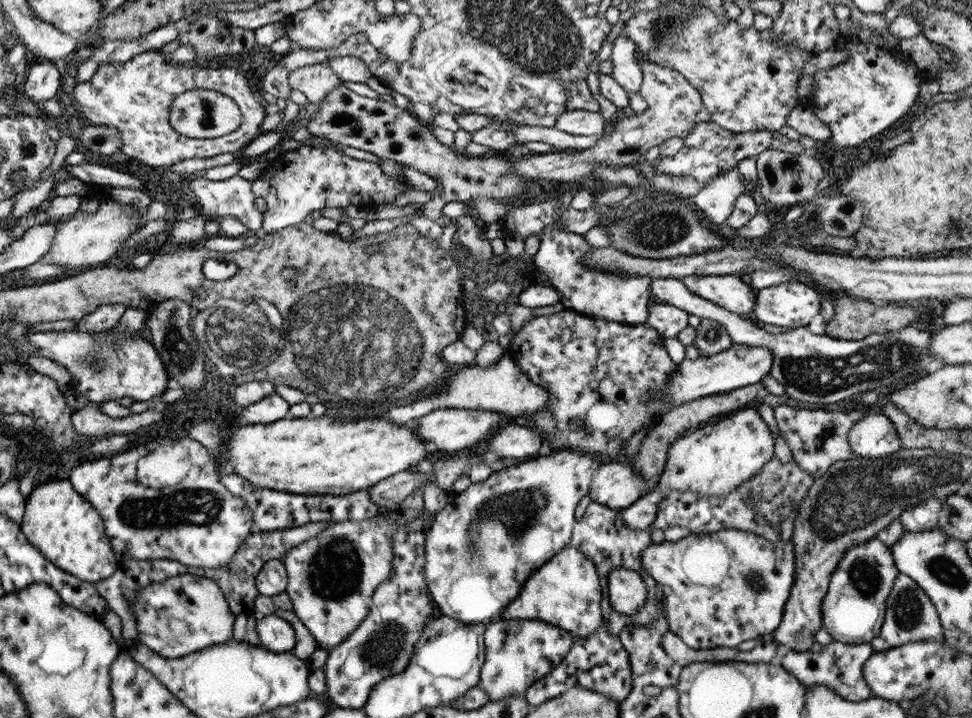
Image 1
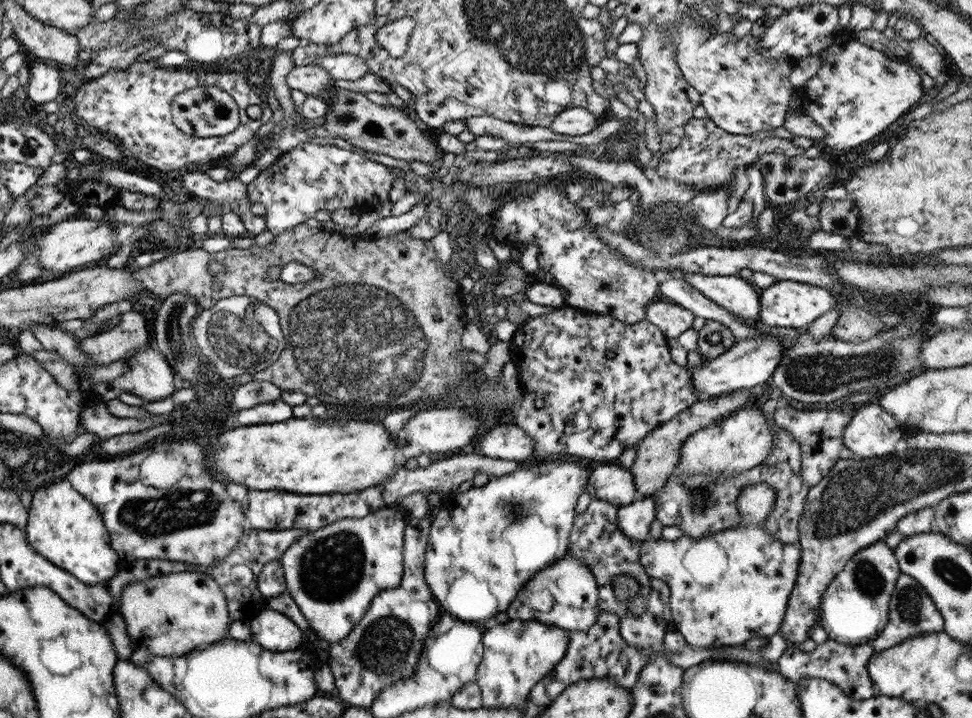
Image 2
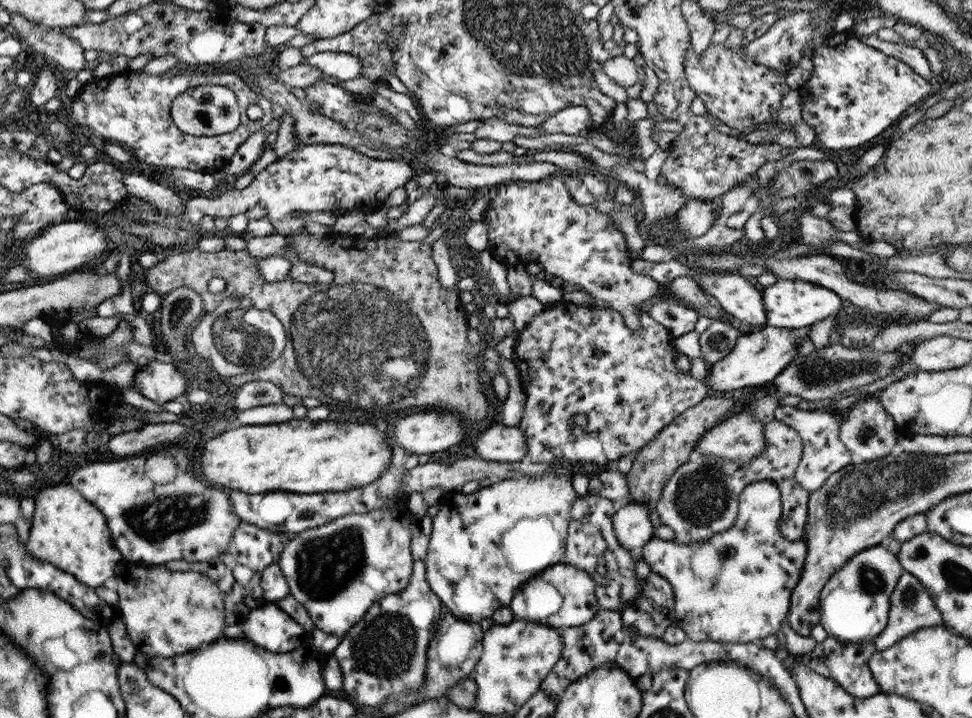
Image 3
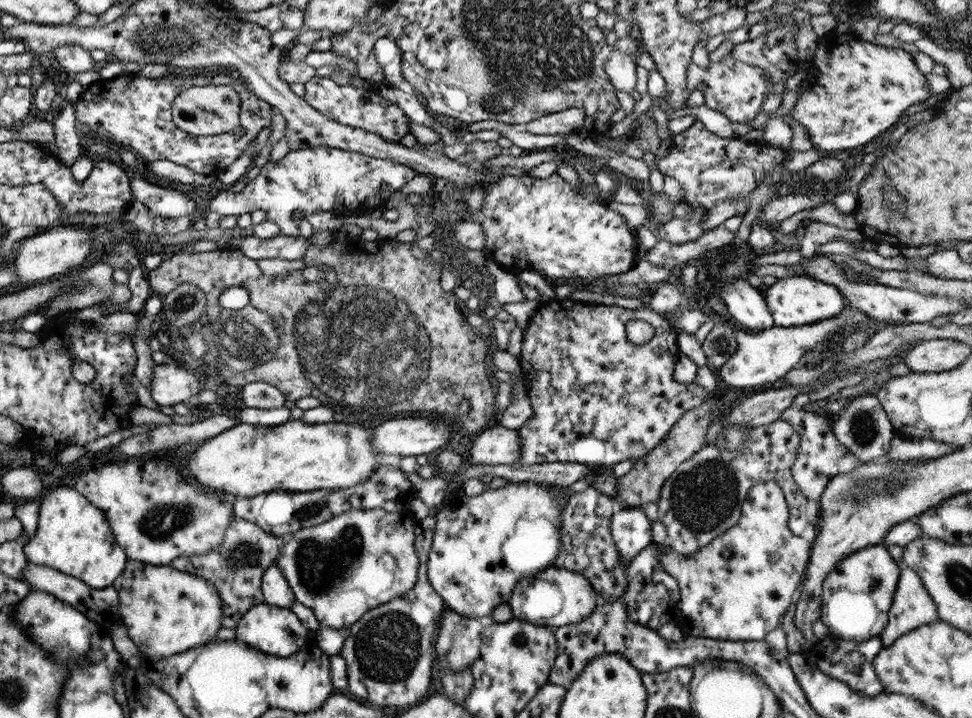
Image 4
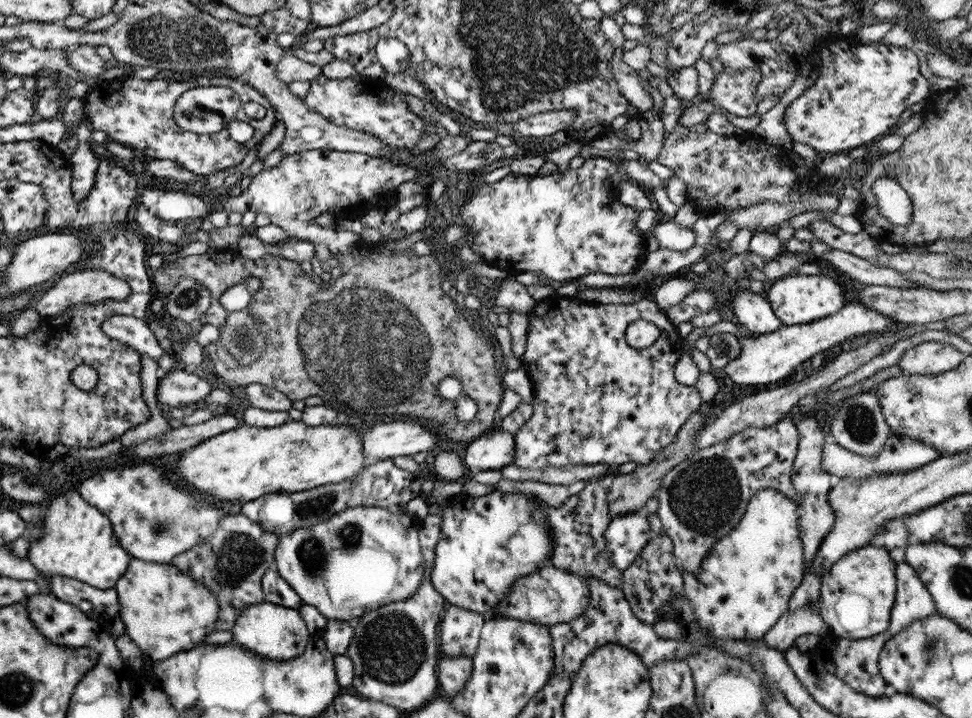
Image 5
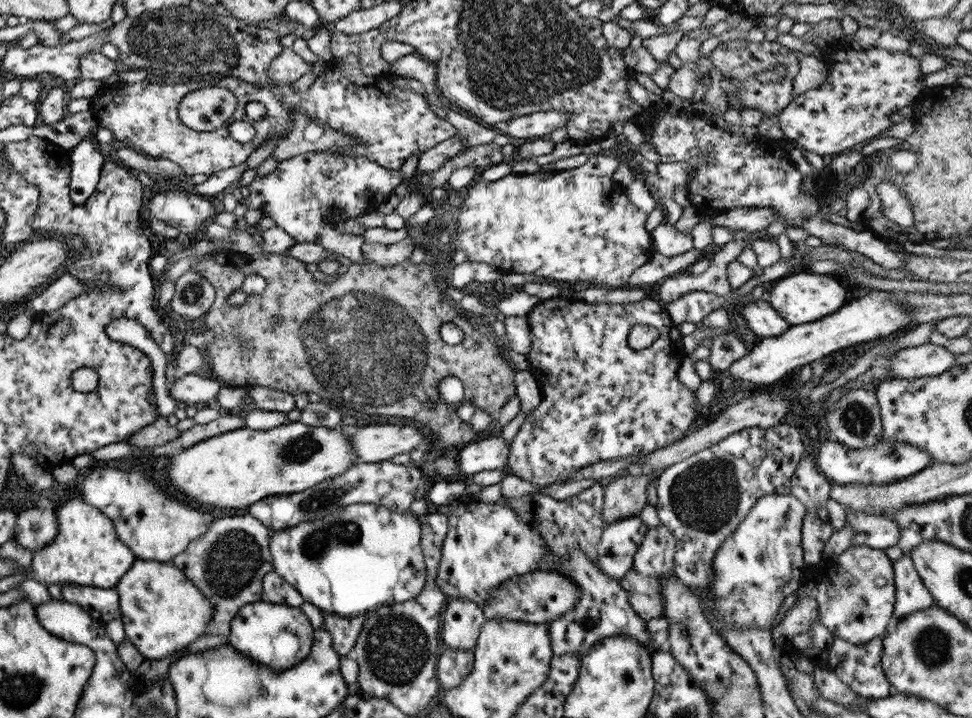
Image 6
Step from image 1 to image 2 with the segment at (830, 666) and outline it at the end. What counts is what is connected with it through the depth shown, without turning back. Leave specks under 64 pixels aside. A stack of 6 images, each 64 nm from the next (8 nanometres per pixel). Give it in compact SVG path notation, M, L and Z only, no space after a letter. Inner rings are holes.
M827 638L817 643L815 649L810 652L799 651L795 646L787 644L775 663L778 671L792 683L804 678L821 678L832 682L849 698L867 700L878 694L866 671L866 664L872 653L872 646L869 643L846 645Z

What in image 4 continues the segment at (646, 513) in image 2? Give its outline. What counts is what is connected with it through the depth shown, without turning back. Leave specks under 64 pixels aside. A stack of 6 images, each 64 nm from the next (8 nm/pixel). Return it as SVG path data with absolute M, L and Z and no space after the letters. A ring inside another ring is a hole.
M623 507L611 515L610 535L623 562L653 541L650 523L641 507Z

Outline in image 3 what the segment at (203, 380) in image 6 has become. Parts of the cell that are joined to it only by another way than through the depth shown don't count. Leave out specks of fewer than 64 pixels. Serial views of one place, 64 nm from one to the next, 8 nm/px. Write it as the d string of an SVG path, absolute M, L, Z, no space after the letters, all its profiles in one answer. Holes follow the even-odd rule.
M143 359L143 364L140 369L134 372L134 390L139 392L147 400L154 400L159 405L164 404L169 400L176 400L178 396L181 396L186 389L186 386L190 383L185 379L184 373L181 373L174 365L173 362L168 362L156 359Z

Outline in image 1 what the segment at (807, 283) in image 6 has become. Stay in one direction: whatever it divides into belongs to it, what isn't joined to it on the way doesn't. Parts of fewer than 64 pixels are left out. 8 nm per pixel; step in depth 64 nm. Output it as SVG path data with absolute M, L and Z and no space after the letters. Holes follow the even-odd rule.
M782 282L755 293L753 316L764 324L805 327L820 308L821 290L801 282Z

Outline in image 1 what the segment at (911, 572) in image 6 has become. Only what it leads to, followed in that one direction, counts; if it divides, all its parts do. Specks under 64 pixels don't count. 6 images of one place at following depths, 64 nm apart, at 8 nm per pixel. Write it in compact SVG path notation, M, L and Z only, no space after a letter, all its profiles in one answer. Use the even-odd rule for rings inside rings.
M898 574L892 582L890 593L885 599L886 609L877 636L868 643L873 651L881 652L918 640L942 640L941 625L933 604L914 580Z

